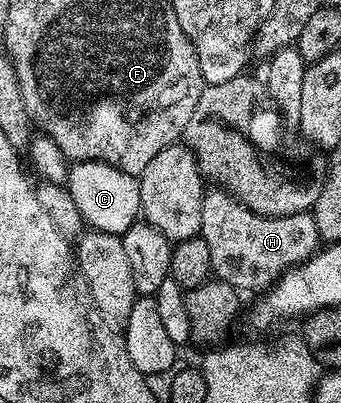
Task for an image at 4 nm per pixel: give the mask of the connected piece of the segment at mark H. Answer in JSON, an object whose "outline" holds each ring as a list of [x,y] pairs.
{"outline":[[[219,186],[209,187],[204,193],[200,237],[204,239],[207,248],[210,249],[212,276],[234,286],[236,291],[241,294],[247,294],[247,292],[267,293],[283,272],[291,272],[304,261],[315,256],[322,244],[318,226],[314,222],[311,211],[289,216],[263,216],[250,210],[231,192]]]}

